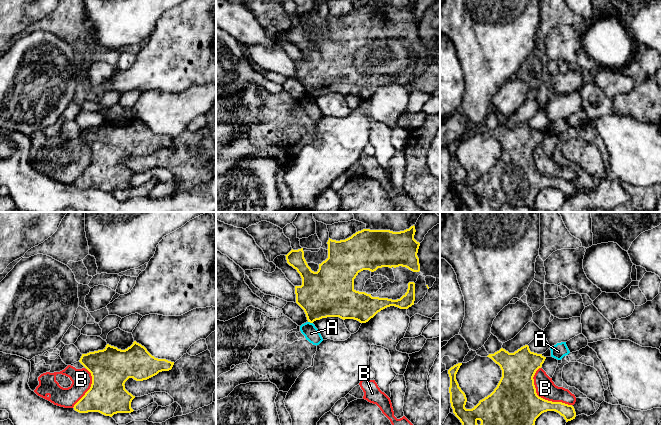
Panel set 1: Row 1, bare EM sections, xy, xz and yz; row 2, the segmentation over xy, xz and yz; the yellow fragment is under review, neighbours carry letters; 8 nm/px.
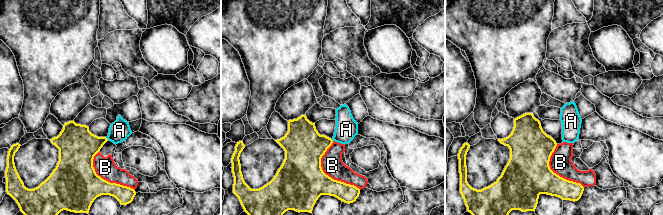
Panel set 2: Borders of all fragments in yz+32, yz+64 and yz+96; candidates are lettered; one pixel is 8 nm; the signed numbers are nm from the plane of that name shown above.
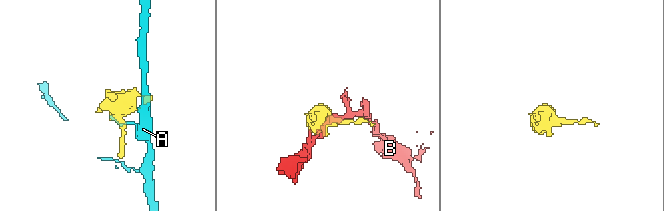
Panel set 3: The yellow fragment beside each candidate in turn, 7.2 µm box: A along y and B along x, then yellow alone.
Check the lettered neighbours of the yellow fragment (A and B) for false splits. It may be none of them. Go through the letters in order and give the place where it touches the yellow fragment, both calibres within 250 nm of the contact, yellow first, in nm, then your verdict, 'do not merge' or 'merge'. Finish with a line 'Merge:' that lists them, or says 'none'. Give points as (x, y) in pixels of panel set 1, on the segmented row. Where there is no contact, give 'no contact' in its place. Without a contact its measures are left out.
A: contact xz (310, 322); calibres 380 and 120 nm; do not merge
B: contact yz (540, 397); calibres 380 and 160 nm; do not merge
Merge: none

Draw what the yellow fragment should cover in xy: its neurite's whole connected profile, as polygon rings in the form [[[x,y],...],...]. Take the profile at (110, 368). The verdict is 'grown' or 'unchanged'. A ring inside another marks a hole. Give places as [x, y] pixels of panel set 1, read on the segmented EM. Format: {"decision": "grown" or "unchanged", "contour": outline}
{"decision": "unchanged", "contour": [[[136,341],[125,350],[109,344],[103,350],[82,354],[79,362],[91,373],[92,384],[85,395],[74,405],[79,413],[99,412],[112,417],[117,413],[131,413],[131,402],[135,398],[125,389],[125,382],[129,378],[136,381],[147,380],[159,372],[172,369],[174,362],[158,359],[152,356],[147,349]]]}

